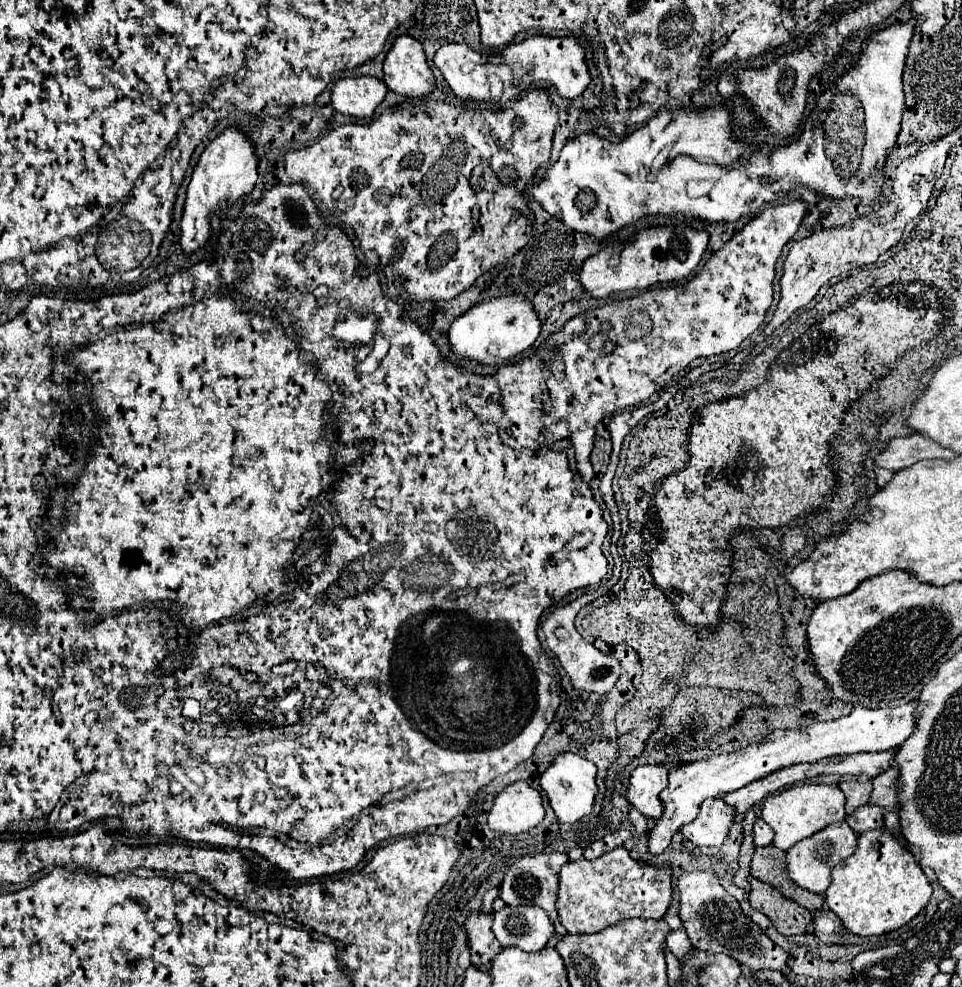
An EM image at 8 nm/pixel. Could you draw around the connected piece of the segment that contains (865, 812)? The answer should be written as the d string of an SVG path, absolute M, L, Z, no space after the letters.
M863 805L857 811L853 811L851 815L847 815L847 825L861 835L863 831L871 831L871 829L879 829L883 827L883 809L881 807L869 807Z

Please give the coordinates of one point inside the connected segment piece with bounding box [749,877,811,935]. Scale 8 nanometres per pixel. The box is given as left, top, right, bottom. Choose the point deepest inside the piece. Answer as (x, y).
(786, 916)

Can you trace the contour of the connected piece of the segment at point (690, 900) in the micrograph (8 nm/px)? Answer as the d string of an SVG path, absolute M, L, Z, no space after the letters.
M695 871L683 873L675 883L679 891L679 919L693 947L711 953L727 953L751 969L785 971L787 953L779 945L771 943L771 939L767 939L767 935L763 935L763 931L759 931L759 927L755 927L747 915L743 915L737 899L729 895L717 881L719 879L713 873Z

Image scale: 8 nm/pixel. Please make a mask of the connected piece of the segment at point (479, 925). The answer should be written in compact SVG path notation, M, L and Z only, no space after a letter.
M469 913L465 921L471 963L483 967L483 971L487 971L487 963L501 951L501 945L491 931L491 919L491 913Z

